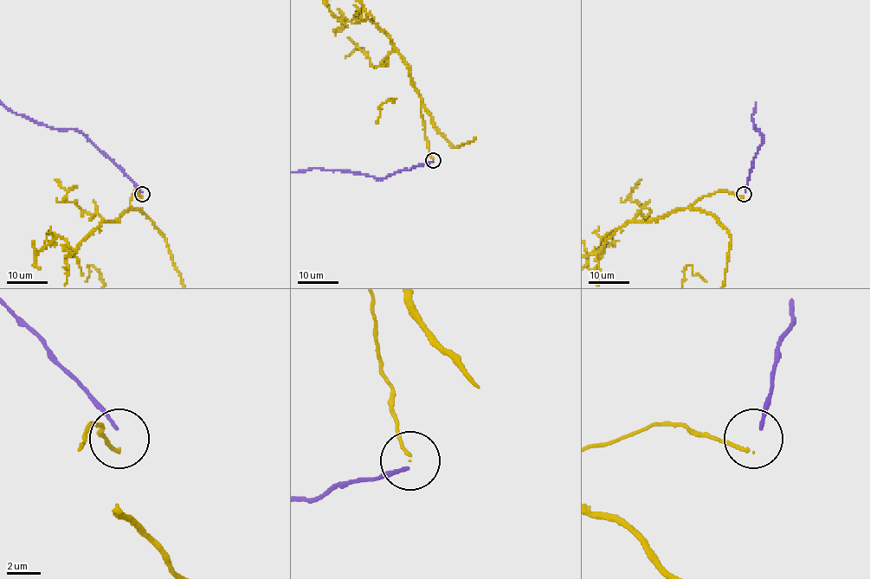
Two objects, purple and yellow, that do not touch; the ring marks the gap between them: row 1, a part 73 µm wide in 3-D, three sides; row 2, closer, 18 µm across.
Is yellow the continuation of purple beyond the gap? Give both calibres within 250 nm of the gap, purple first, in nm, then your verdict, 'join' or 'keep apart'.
200 nm thick on the purple side, 200 nm on the other; join

